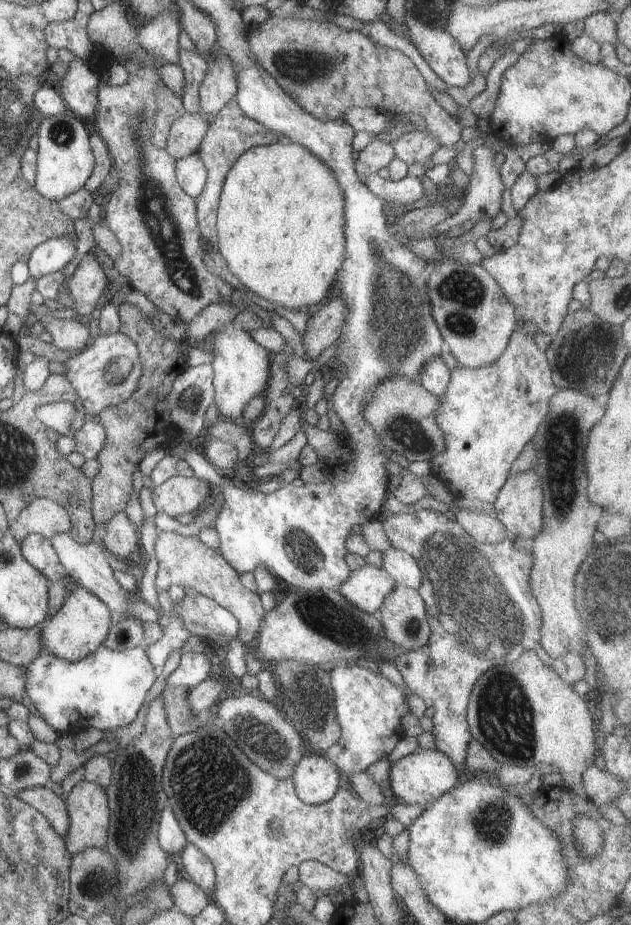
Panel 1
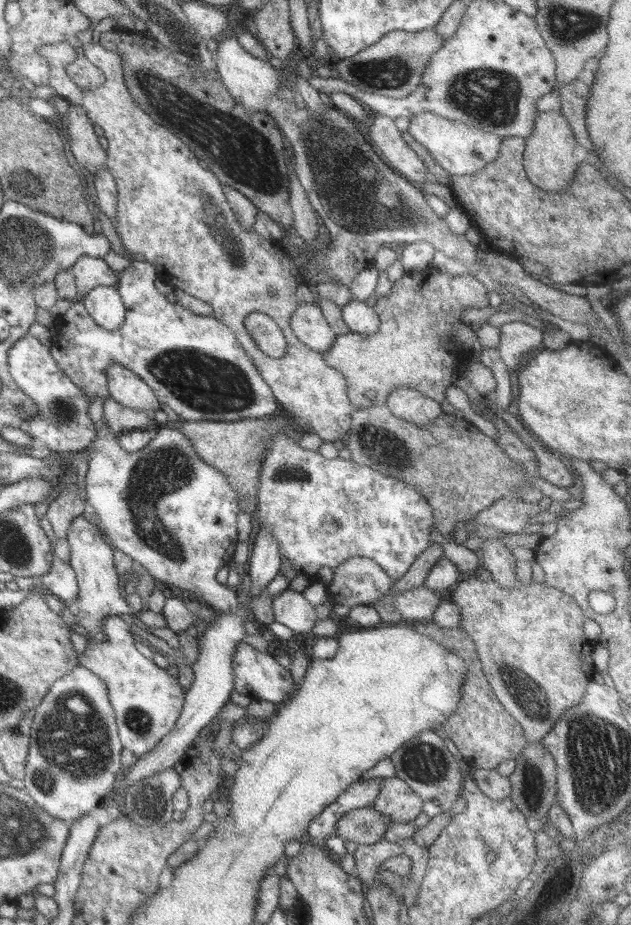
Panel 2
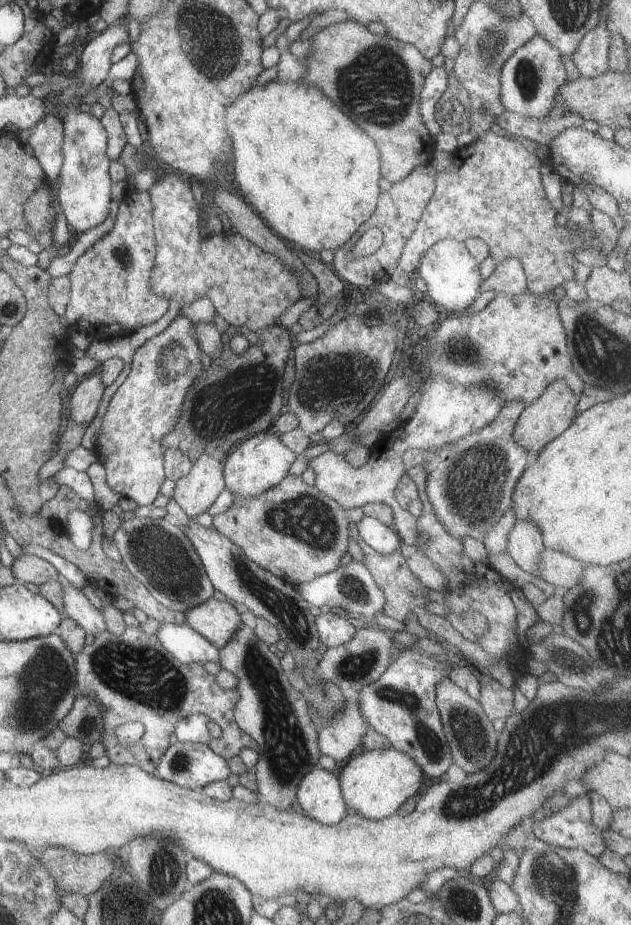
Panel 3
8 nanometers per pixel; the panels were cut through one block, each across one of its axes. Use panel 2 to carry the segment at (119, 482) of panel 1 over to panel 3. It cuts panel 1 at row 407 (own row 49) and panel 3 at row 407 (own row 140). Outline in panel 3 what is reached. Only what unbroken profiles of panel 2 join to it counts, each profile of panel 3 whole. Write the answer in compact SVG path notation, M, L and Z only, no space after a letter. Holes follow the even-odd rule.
M230 325L227 337L236 334L249 340L248 350L237 354L226 346L217 359L212 359L210 368L199 374L186 395L176 426L162 439L164 452L166 449L181 450L193 462L208 453L224 462L248 437L266 428L272 430L272 422L284 412L284 368L296 344L291 331L280 325L260 332Z

